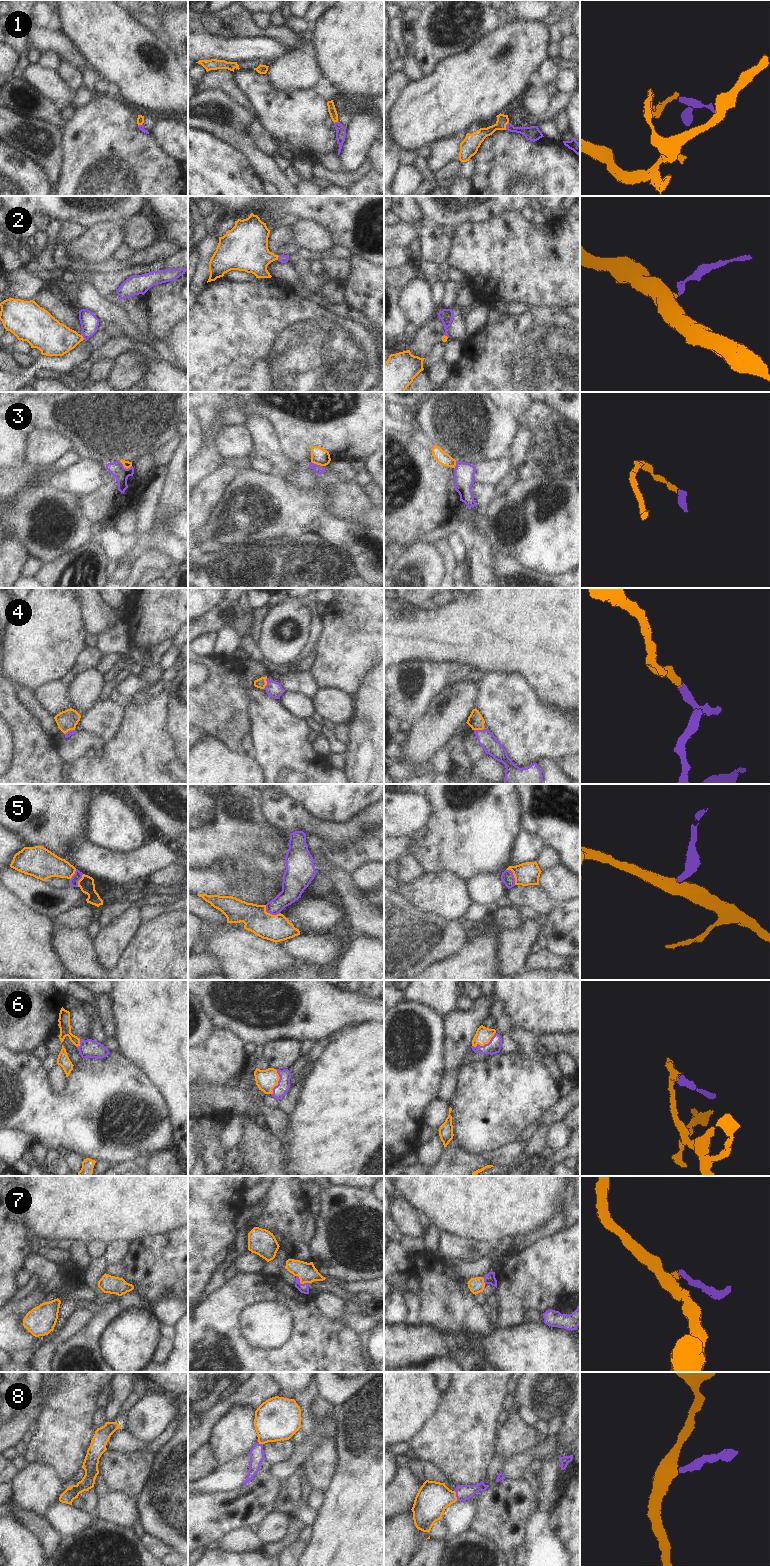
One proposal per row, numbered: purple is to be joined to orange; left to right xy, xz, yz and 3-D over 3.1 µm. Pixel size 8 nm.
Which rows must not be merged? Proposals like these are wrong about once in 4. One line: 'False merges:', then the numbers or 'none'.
False merges: 3, 5

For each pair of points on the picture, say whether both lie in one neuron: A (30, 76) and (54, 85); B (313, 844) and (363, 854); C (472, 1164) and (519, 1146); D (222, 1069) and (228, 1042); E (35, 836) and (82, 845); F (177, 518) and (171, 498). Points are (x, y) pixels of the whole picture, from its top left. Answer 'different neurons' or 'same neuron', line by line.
A: same neuron
B: same neuron
C: same neuron
D: same neuron
E: different neurons
F: different neurons

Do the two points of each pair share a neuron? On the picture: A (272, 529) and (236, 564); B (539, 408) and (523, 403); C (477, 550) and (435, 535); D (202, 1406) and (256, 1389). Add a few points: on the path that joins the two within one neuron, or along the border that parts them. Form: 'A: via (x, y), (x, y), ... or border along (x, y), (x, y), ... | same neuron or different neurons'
A: border along (278, 540), (260, 547), (245, 544), (232, 548) | different neurons
B: border along (532, 402), (530, 407), (518, 419) | different neurons
C: via (470, 538), (460, 528), (447, 528) | same neuron
D: border along (217, 1401), (202, 1413) | different neurons

